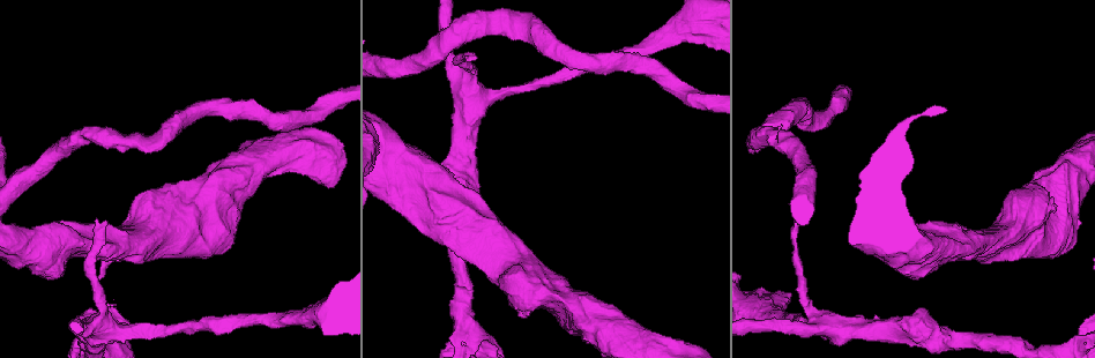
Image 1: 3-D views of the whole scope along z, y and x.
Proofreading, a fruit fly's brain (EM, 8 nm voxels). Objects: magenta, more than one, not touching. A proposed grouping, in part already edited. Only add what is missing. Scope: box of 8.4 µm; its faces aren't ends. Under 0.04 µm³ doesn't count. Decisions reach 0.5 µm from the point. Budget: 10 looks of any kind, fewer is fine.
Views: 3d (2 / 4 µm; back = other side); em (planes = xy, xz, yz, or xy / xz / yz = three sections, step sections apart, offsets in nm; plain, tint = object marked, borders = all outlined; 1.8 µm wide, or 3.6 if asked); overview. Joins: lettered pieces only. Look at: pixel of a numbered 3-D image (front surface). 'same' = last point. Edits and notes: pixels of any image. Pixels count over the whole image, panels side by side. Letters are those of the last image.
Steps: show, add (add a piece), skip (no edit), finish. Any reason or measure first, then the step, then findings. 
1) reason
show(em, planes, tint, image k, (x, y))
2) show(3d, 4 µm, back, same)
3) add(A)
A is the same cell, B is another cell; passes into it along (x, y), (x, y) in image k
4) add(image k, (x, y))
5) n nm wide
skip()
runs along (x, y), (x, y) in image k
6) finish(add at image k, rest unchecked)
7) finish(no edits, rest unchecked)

thick end
show(3d, 4 µm, image 1, (924, 310))

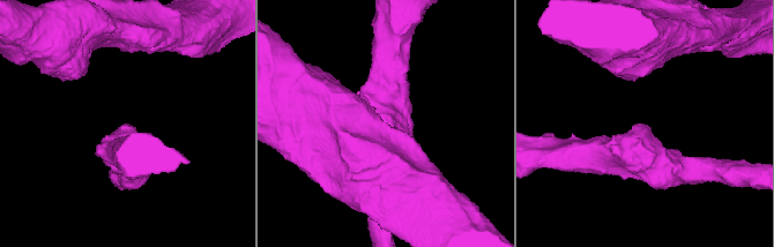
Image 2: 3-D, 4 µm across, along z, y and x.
show(em, planes, tint, image 2, (640, 126))

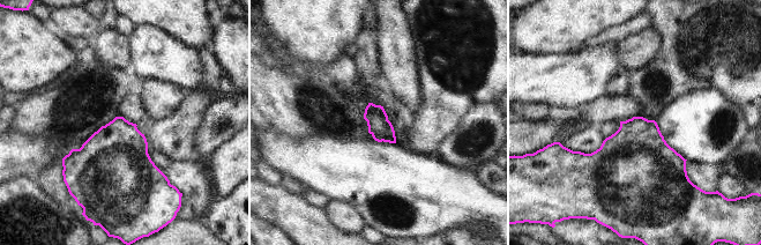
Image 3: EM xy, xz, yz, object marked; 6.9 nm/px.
what lies round it
show(em, planes, borders, same)

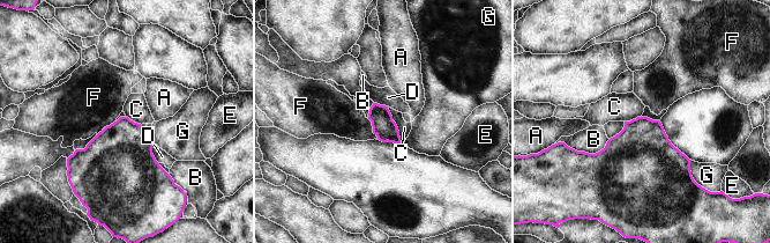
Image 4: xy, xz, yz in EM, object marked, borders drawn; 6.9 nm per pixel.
B touches over 320 nm
skip()
A, B, C, D, E, F and G are other cells; border along (387, 107), (397, 127), (401, 142) in image 4; no lettered piece goes on from it

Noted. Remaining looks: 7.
touches itself
show(3d, 4 µm, image 1, (418, 228))

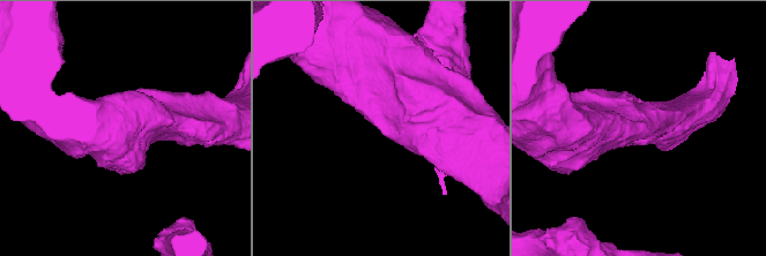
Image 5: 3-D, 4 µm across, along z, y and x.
need the tissue
show(em, 3.6 µm, planes, borders, image 5, (380, 127))

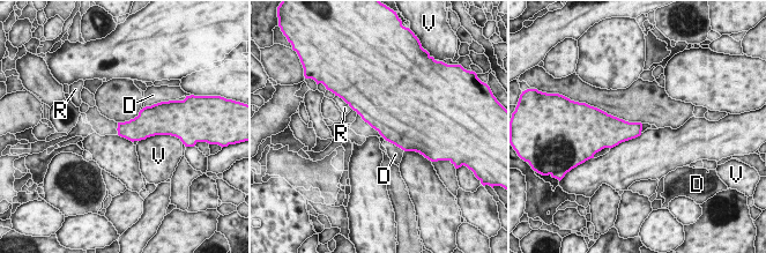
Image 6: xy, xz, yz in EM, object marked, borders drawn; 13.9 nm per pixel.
260 nm wide; V touches over 320 nm
skip()
D, R and V are other cells; none of them fits

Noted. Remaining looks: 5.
an open end
show(3d, 4 µm, image 1, (464, 56))

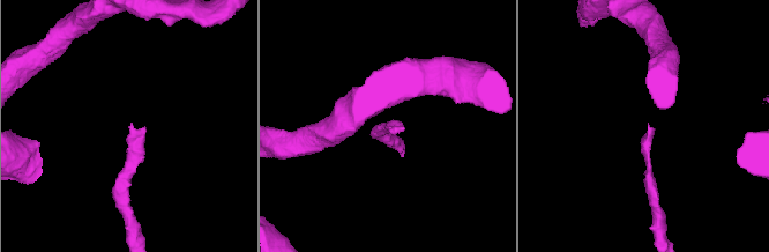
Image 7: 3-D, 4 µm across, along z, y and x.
show(em, planes, borders, image 7, (130, 125))

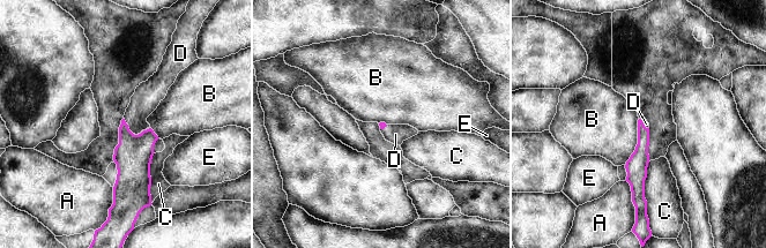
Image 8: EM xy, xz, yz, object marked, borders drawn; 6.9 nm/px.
add(D)
D is the same cell, A, B, C and E are other cells; it goes on there

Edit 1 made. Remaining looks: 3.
see it whole again
show(overview)

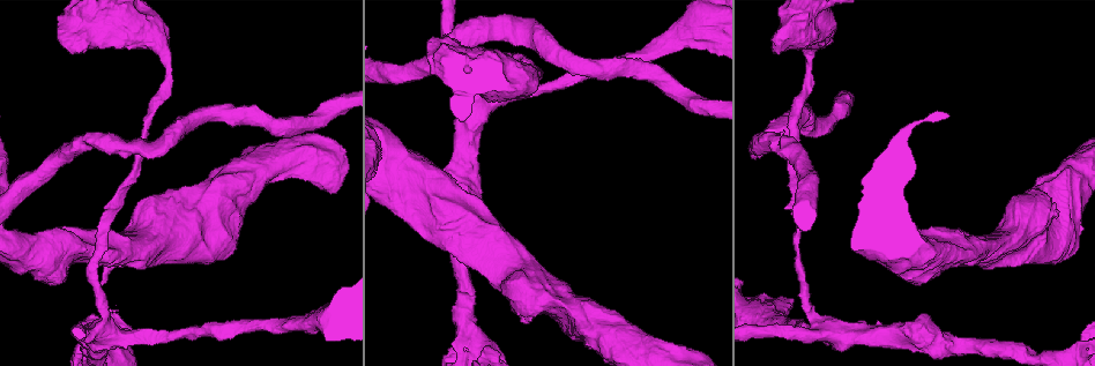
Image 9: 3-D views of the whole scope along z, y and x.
free end
show(3d, 2 µm, image 9, (163, 153))

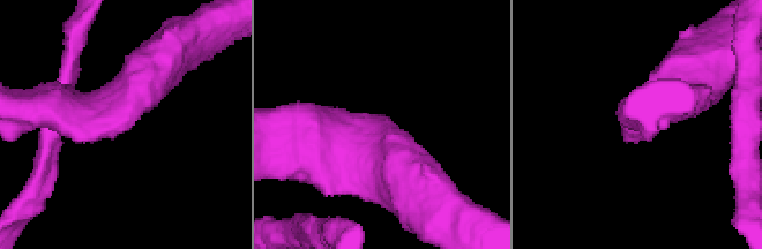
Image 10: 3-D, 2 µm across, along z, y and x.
show(em, planes, borders, image 10, (125, 121))

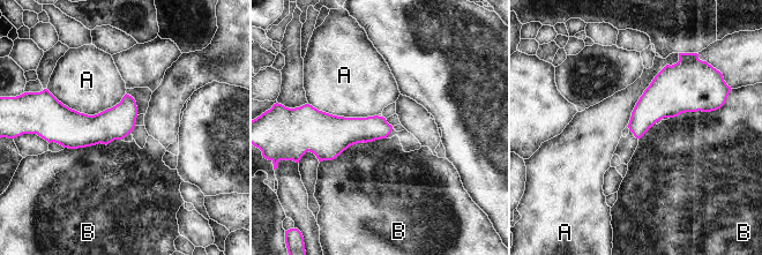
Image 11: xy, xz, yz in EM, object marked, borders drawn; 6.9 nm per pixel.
180 nm wide
skip()
A and B are other cells; border along (386, 137), (353, 143), (320, 162) in image 11; no lettered piece goes on from it

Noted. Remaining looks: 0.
finish(add at image 8, rest unchecked)

